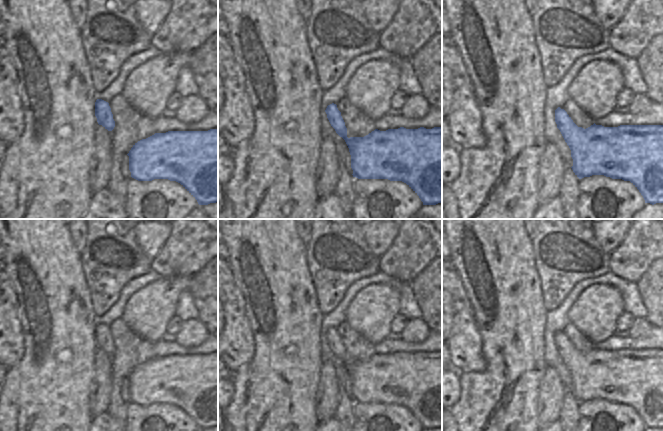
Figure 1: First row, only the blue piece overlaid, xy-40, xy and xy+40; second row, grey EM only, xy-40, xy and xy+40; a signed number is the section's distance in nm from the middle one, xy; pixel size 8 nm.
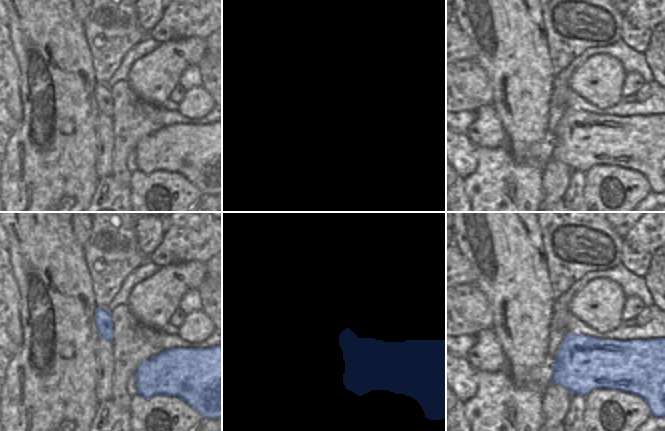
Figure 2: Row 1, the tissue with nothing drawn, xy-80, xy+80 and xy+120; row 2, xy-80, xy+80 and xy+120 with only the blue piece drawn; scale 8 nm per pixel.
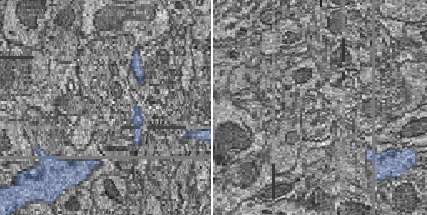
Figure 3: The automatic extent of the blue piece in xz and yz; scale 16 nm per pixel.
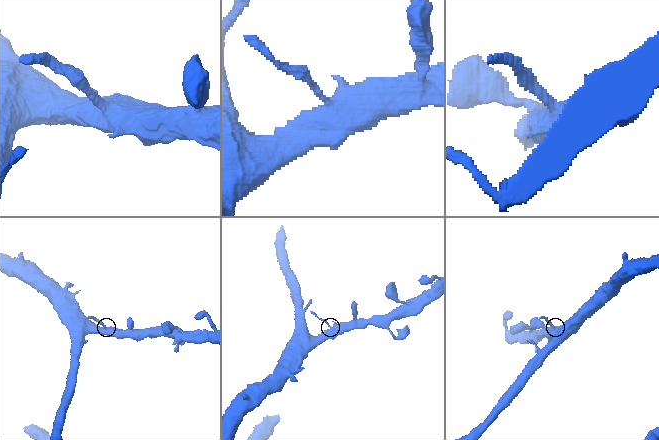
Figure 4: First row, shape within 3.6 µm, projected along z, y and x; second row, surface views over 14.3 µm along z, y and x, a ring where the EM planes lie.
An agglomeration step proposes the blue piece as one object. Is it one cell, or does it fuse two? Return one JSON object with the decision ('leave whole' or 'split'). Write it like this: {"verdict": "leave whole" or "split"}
{"verdict": "split"}

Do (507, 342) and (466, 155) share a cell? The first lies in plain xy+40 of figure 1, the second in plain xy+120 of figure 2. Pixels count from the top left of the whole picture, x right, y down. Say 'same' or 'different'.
different

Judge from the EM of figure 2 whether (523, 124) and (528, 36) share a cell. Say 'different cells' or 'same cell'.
same cell

